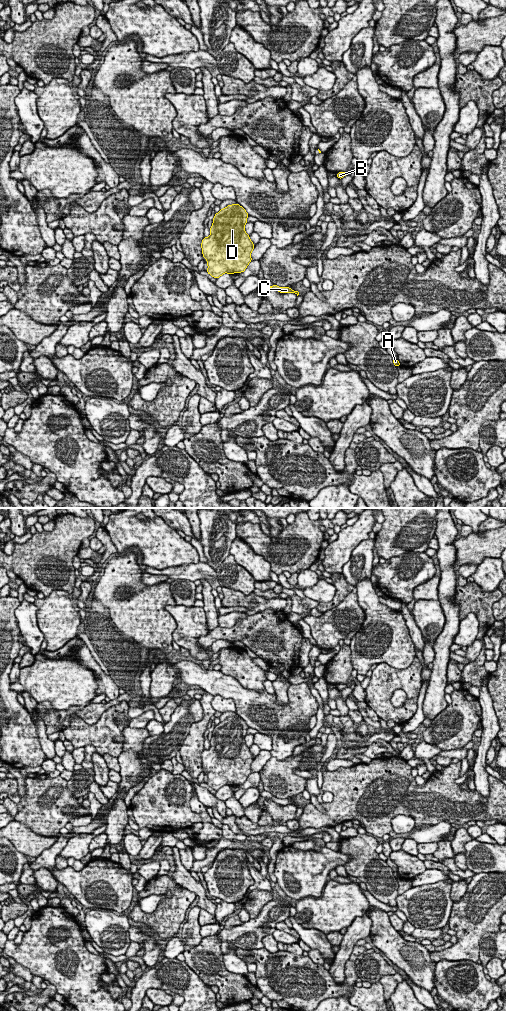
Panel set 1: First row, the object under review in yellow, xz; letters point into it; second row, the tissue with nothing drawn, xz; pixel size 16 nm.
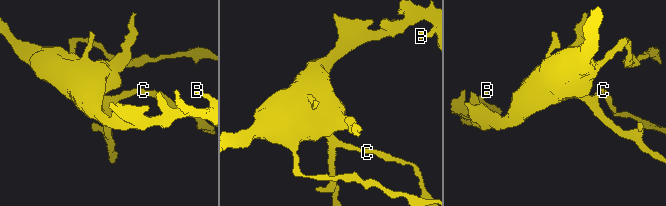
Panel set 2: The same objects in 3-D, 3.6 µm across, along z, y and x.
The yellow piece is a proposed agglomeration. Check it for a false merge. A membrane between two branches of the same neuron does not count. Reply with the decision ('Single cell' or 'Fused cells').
Single cell

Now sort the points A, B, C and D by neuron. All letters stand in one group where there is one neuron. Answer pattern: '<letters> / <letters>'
A B C D

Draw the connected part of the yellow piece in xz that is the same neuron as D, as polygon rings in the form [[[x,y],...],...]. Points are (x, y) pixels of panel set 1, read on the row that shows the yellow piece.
[[[239,204],[228,205],[215,214],[210,230],[210,236],[204,237],[201,243],[203,258],[207,260],[207,273],[215,279],[224,273],[244,272],[252,261],[251,252],[255,245],[245,232],[248,213]]]

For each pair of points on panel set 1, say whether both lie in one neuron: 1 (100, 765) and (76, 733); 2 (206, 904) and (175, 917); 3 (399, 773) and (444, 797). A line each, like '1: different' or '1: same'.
1: different
2: different
3: same

